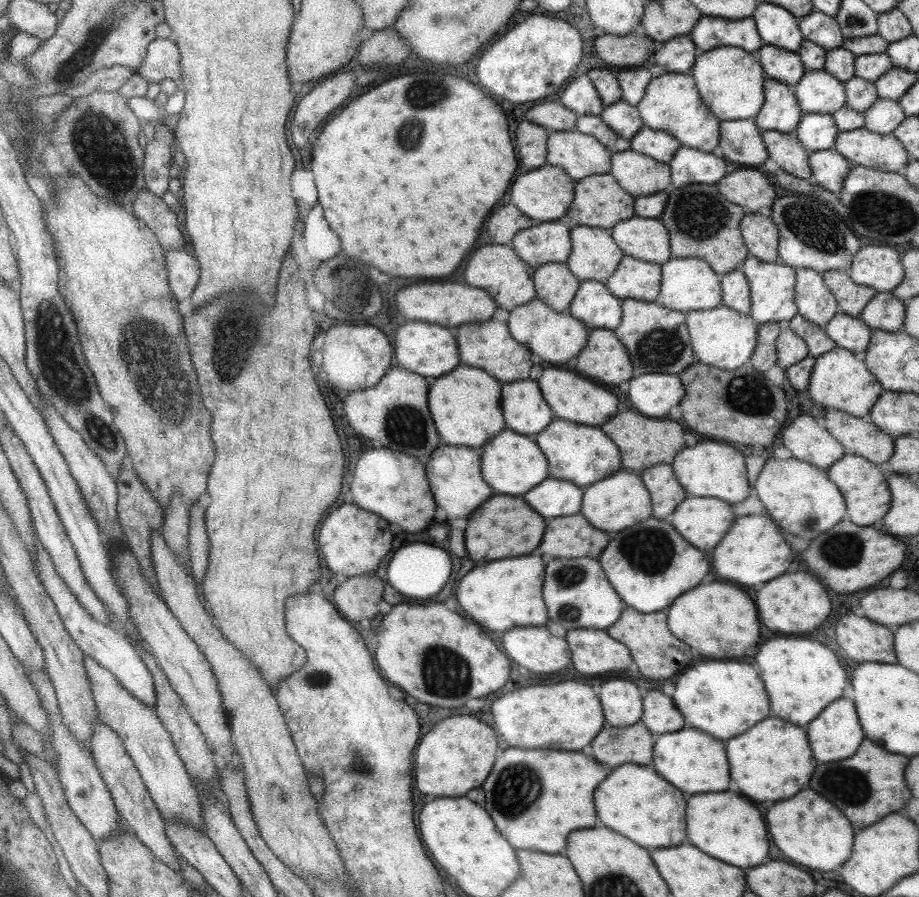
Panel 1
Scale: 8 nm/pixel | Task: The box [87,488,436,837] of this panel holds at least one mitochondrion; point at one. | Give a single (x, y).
(360, 765)

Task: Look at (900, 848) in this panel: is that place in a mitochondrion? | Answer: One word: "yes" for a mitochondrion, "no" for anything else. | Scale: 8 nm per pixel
no

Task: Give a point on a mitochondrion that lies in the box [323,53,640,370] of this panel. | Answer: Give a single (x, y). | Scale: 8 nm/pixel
(424, 92)

